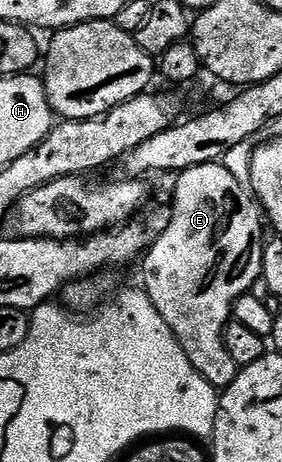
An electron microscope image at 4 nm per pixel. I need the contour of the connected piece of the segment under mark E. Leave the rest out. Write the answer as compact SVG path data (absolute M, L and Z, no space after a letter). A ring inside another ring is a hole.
M223 163L203 164L187 168L175 177L176 189L172 192L172 204L168 213L168 225L164 233L144 253L144 281L142 287L148 293L154 310L162 314L162 322L178 338L186 350L190 362L206 382L217 390L228 388L238 371L230 350L224 345L224 326L232 319L232 307L238 297L251 293L261 279L262 258L266 235L266 222L253 193L226 170Z

